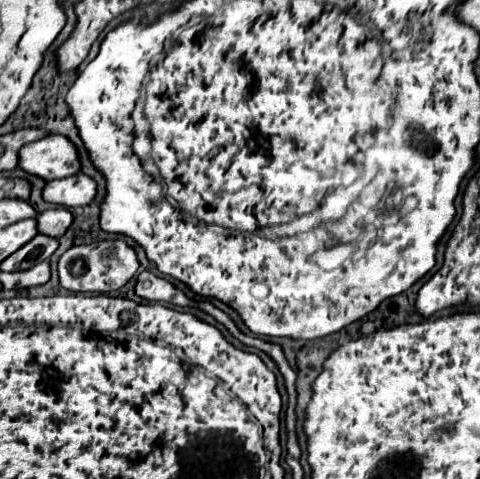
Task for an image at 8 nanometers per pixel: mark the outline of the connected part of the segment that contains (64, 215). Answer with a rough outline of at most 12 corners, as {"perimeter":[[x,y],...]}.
{"perimeter":[[53,208],[37,214],[37,232],[59,238],[71,212]]}

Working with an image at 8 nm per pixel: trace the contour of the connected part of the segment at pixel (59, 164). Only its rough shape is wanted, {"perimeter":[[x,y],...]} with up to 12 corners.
{"perimeter":[[49,134],[19,150],[19,168],[49,182],[77,174],[65,136]]}

